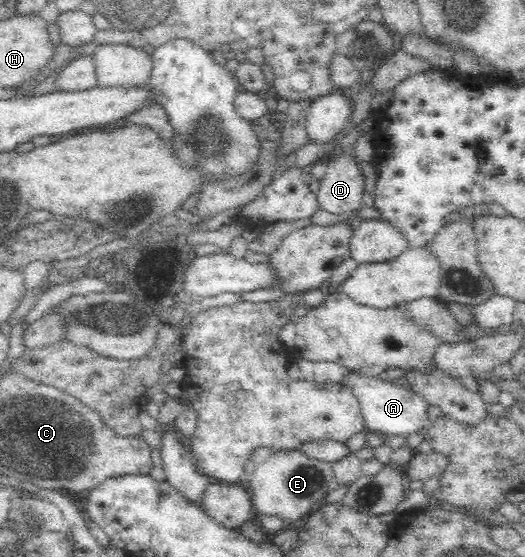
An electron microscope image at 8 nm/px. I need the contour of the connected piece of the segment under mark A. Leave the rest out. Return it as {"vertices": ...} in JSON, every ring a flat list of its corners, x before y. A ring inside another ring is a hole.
{"vertices":[[347,370,344,372,341,384,349,387,355,394,360,403,361,413,364,417,365,427,381,436,401,436,402,434,417,433,422,428,429,428,432,423,428,418,428,403,423,396,415,393,410,387,395,385,388,377,387,380,379,379,378,376,365,375,355,370]]}

